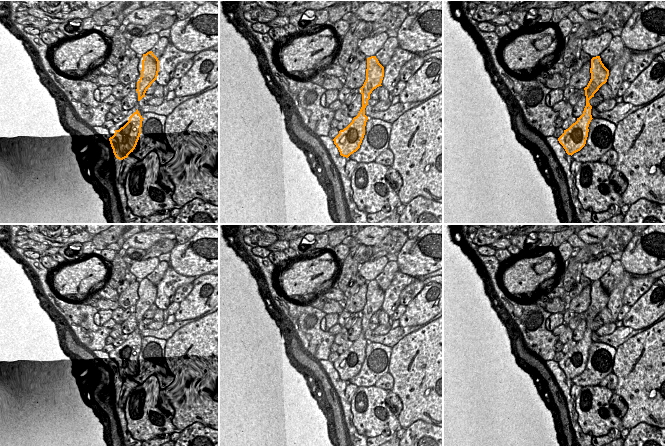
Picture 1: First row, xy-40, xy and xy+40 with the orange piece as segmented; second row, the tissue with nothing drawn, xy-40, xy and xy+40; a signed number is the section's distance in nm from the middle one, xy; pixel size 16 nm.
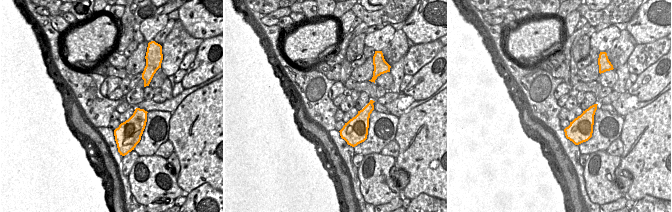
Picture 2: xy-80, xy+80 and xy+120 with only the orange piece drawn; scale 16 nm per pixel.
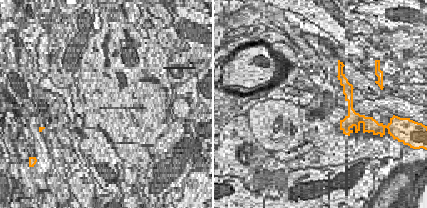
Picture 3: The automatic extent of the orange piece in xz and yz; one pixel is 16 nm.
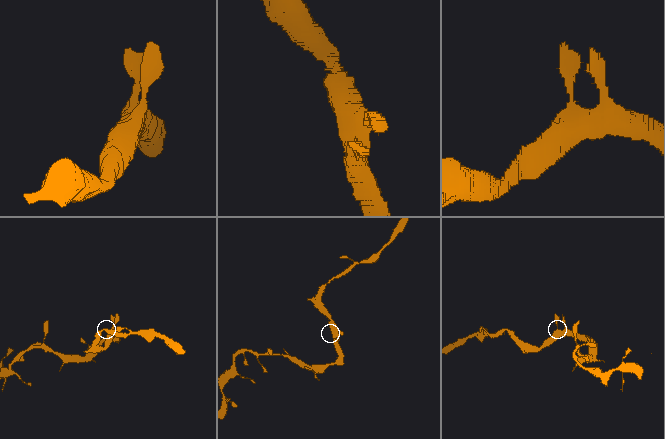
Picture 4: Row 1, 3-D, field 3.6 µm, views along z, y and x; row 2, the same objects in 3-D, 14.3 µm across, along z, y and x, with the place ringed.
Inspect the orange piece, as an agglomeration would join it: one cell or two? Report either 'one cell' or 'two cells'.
one cell

